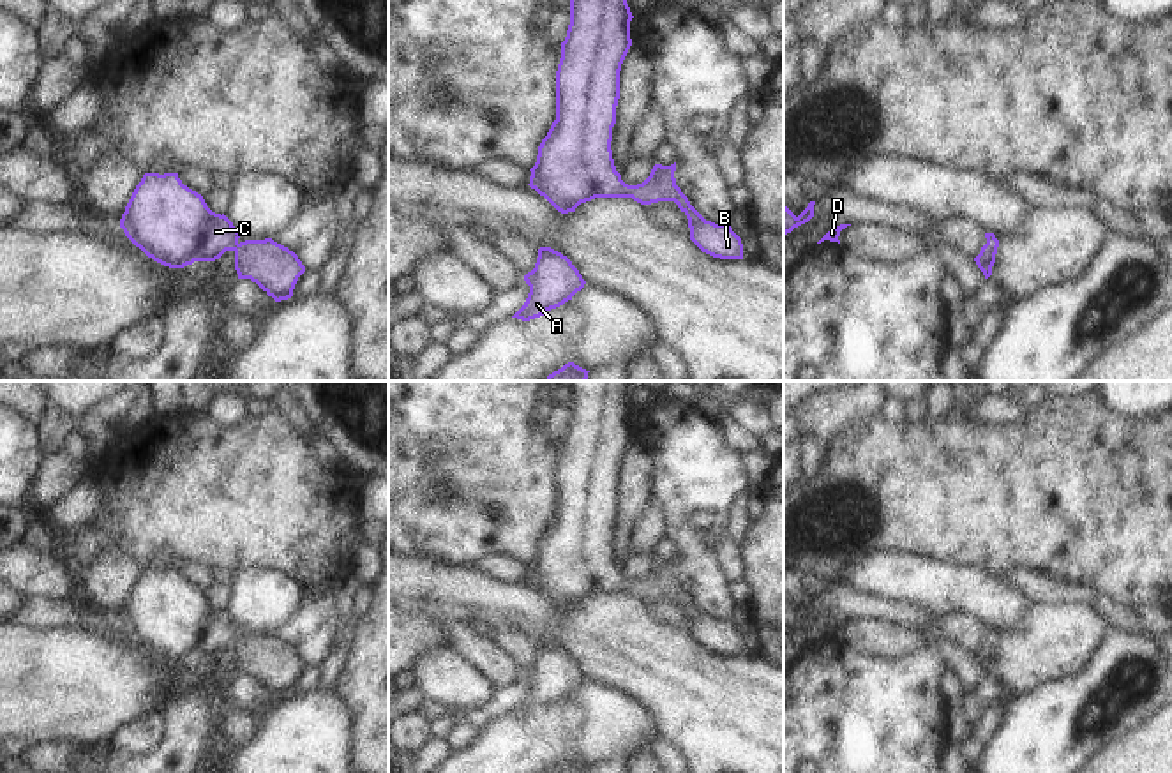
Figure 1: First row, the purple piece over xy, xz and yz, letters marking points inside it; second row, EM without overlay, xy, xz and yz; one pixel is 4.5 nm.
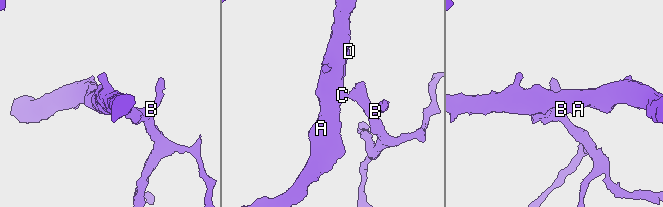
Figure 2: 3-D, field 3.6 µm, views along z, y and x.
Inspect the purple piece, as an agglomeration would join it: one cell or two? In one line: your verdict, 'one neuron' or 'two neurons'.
one neuron

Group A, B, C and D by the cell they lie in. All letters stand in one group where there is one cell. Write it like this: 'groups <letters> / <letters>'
groups A B C D

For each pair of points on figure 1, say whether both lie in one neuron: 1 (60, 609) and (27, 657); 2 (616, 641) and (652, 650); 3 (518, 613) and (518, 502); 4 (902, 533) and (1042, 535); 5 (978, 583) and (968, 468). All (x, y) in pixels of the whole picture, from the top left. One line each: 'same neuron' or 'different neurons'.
1: different neurons
2: same neuron
3: different neurons
4: same neuron
5: different neurons

